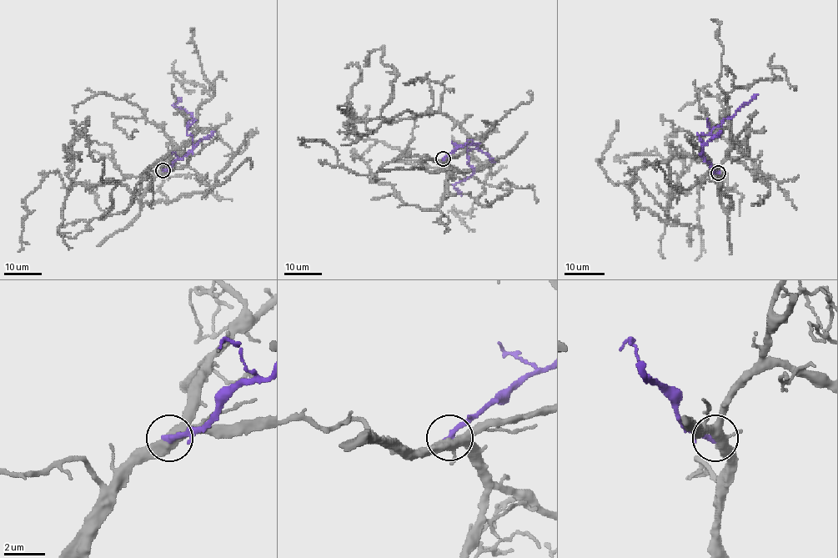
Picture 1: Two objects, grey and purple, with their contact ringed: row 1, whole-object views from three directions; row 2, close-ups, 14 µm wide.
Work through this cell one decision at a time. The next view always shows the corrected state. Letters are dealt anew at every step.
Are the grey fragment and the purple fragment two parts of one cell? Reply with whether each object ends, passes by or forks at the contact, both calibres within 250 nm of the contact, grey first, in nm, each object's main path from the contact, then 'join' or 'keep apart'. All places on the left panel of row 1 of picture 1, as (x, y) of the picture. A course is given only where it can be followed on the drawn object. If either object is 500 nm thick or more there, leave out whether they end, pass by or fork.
grey forks | purple ends | 420/320 nm | grey via (163, 170), (183, 168), (187, 155), (160, 159), (126, 208), (101, 219), (117, 183), (101, 178), (88, 123) | purple via (163, 170), (192, 148), (186, 129), (193, 118), (173, 104), (182, 98) | keep apart

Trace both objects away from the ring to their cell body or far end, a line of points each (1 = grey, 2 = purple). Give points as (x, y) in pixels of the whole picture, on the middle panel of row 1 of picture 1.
1: (444, 158), (467, 150), (467, 134), (440, 113), (383, 119), (398, 74), (381, 59), (383, 47), (368, 65)
2: (443, 158), (457, 148), (472, 143), (470, 138), (467, 141), (466, 155), (474, 172), (454, 186), (462, 195)

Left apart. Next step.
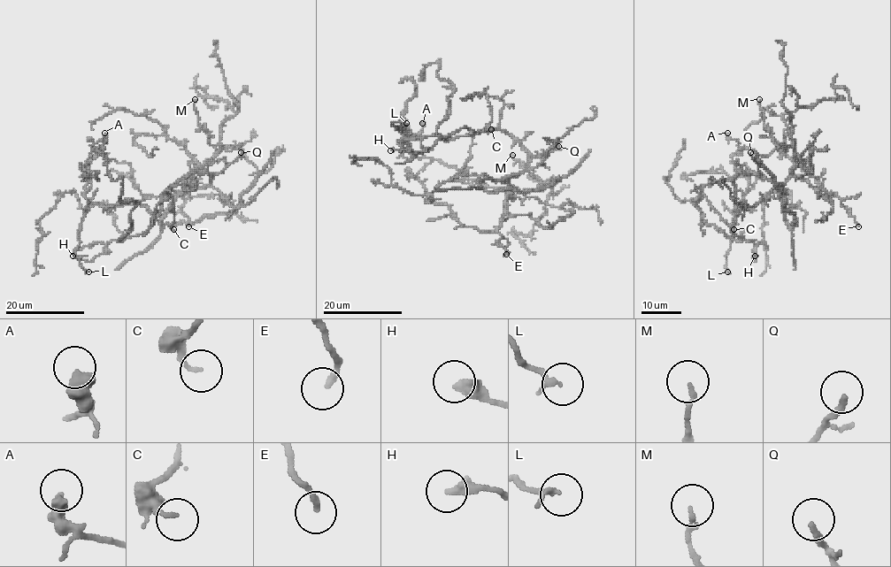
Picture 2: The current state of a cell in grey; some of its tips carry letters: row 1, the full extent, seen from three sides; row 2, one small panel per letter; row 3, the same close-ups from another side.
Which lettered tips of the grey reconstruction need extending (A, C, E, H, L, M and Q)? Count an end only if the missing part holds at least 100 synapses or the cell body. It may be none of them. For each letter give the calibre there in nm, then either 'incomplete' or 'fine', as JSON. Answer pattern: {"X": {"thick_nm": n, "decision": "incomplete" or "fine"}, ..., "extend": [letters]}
{"A": {"thick_nm": 500, "decision": "fine"}, "C": {"thick_nm": 140, "decision": "fine"}, "E": {"thick_nm": 200, "decision": "fine"}, "H": {"thick_nm": 440, "decision": "fine"}, "L": {"thick_nm": 190, "decision": "fine"}, "M": {"thick_nm": 160, "decision": "fine"}, "Q": {"thick_nm": 200, "decision": "fine"}, "extend": []}

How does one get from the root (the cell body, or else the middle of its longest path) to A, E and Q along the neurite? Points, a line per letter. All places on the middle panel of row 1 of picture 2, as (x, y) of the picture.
A: (527, 154), (493, 129), (403, 140), (408, 144), (403, 133), (407, 127), (415, 134), (422, 123)
E: (527, 154), (527, 169), (506, 178), (509, 195), (498, 230), (503, 236), (498, 242), (508, 251), (506, 254)
Q: (527, 154), (547, 155), (558, 146)

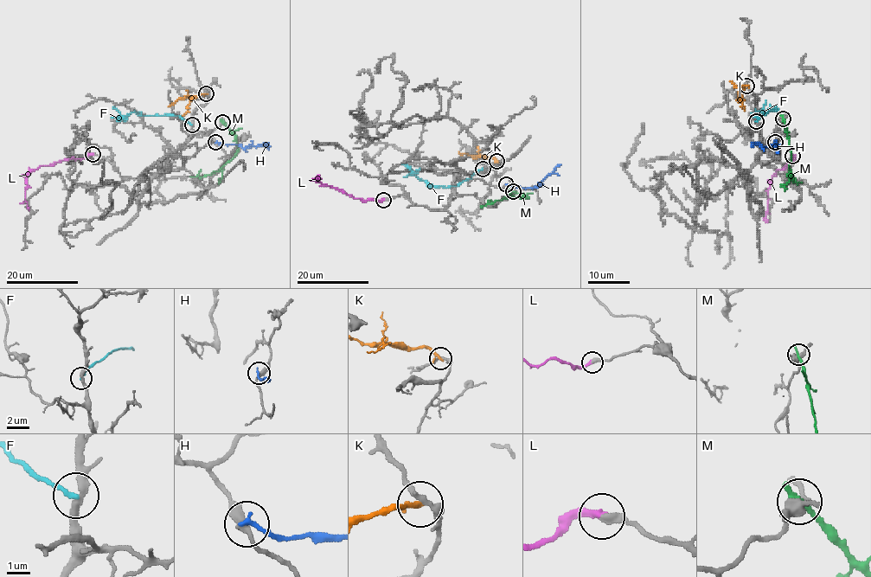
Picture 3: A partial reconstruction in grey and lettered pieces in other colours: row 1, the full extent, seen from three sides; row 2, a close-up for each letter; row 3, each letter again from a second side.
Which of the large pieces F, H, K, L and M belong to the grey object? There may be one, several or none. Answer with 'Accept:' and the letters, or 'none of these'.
Accept: L

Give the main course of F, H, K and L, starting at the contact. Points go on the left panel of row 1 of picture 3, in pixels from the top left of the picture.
F: (192, 124), (176, 115), (138, 115), (134, 112), (121, 118), (111, 118)
H: (216, 142), (245, 147), (265, 143), (270, 145)
K: (206, 93), (179, 98), (168, 107)
L: (92, 154), (81, 159), (60, 161), (49, 166), (42, 165), (30, 171), (26, 176), (24, 193), (29, 210)

